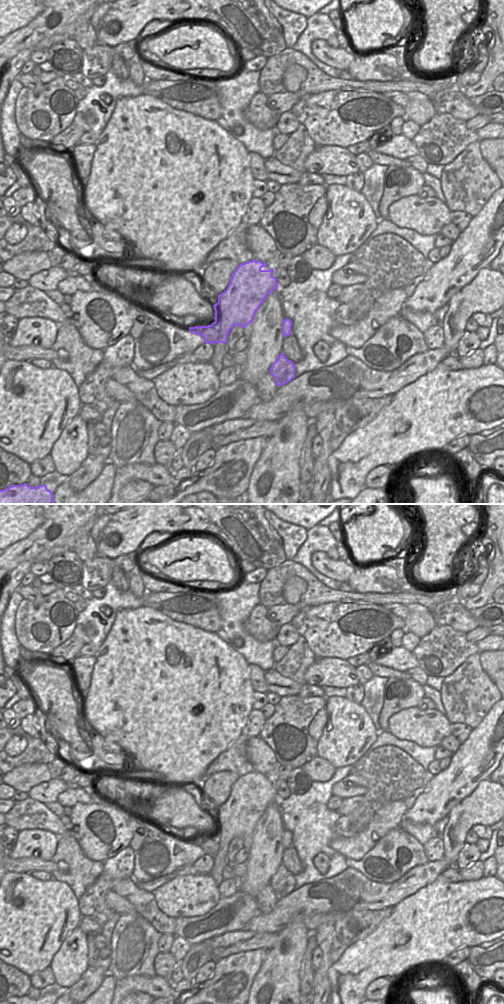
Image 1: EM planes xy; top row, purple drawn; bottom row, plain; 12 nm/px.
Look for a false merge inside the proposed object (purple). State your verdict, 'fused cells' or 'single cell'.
fused cells

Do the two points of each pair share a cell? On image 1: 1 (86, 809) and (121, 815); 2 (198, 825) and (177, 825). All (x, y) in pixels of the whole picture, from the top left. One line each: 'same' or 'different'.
1: same
2: same

